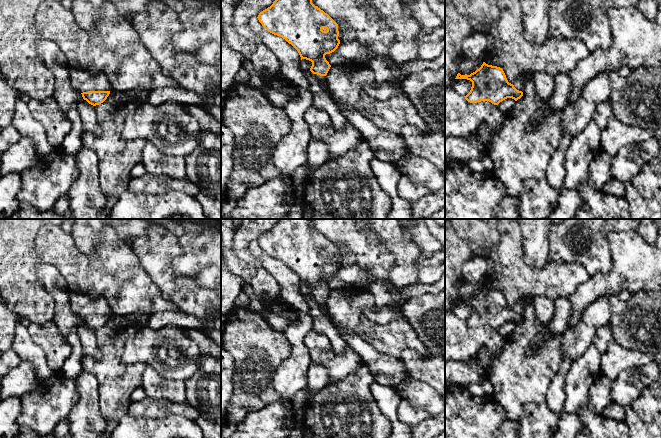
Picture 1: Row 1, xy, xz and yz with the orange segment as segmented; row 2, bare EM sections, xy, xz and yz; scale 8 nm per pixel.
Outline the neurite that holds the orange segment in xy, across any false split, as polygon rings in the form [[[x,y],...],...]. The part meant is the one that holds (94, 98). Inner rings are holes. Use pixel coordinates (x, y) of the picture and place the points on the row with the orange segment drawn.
[[[71,69],[70,77],[73,87],[93,106],[103,103],[112,89],[104,74],[95,75],[85,70]]]

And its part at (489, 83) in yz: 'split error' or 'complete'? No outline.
split error

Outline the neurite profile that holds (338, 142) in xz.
[[[349,122],[341,130],[331,127],[309,127],[311,138],[322,141],[328,148],[331,159],[343,156],[354,146],[365,141],[360,132]]]

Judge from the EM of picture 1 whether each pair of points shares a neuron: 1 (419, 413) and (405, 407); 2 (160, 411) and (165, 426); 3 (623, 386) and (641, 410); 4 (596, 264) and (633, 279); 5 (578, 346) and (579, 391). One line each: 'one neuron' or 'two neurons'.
1: one neuron
2: two neurons
3: two neurons
4: two neurons
5: two neurons

